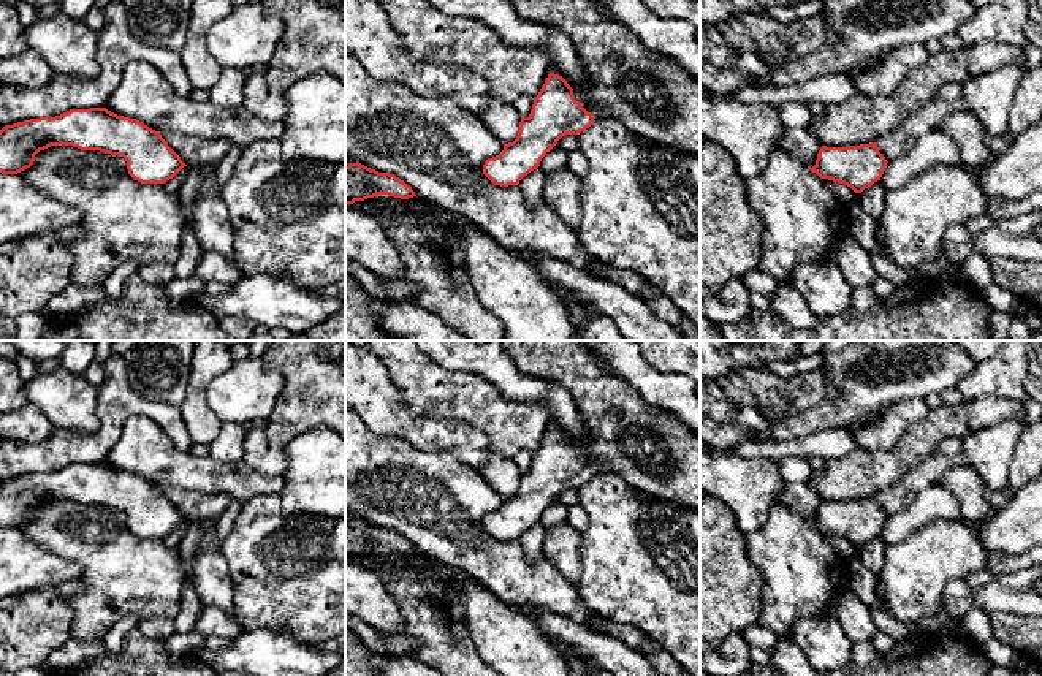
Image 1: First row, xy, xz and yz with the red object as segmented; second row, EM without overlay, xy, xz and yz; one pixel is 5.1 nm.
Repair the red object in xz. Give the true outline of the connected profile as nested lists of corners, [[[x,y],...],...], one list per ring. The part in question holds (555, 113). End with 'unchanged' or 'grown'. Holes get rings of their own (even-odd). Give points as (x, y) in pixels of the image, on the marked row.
[[[508,0],[518,14],[538,25],[564,32],[591,78],[588,93],[573,90],[557,70],[551,70],[532,111],[521,117],[513,142],[488,158],[483,174],[500,187],[518,185],[565,135],[580,135],[595,120],[616,117],[626,128],[652,144],[700,155],[700,79],[673,59],[646,47],[624,24],[611,19],[597,0]]] | grown

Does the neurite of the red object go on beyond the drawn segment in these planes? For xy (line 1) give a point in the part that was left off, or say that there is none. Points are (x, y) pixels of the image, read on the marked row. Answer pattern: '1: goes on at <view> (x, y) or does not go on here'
1: does not go on here

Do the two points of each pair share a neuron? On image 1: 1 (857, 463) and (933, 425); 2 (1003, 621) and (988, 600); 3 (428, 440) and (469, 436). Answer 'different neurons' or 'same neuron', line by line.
1: same neuron
2: different neurons
3: same neuron

